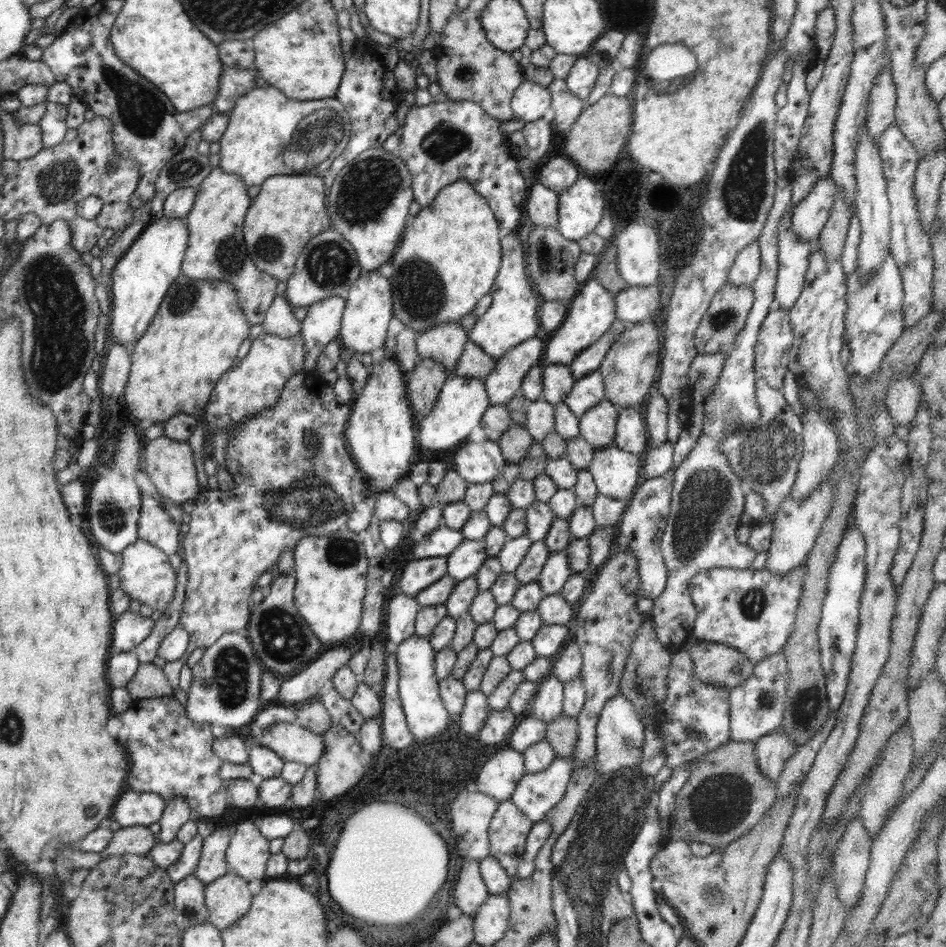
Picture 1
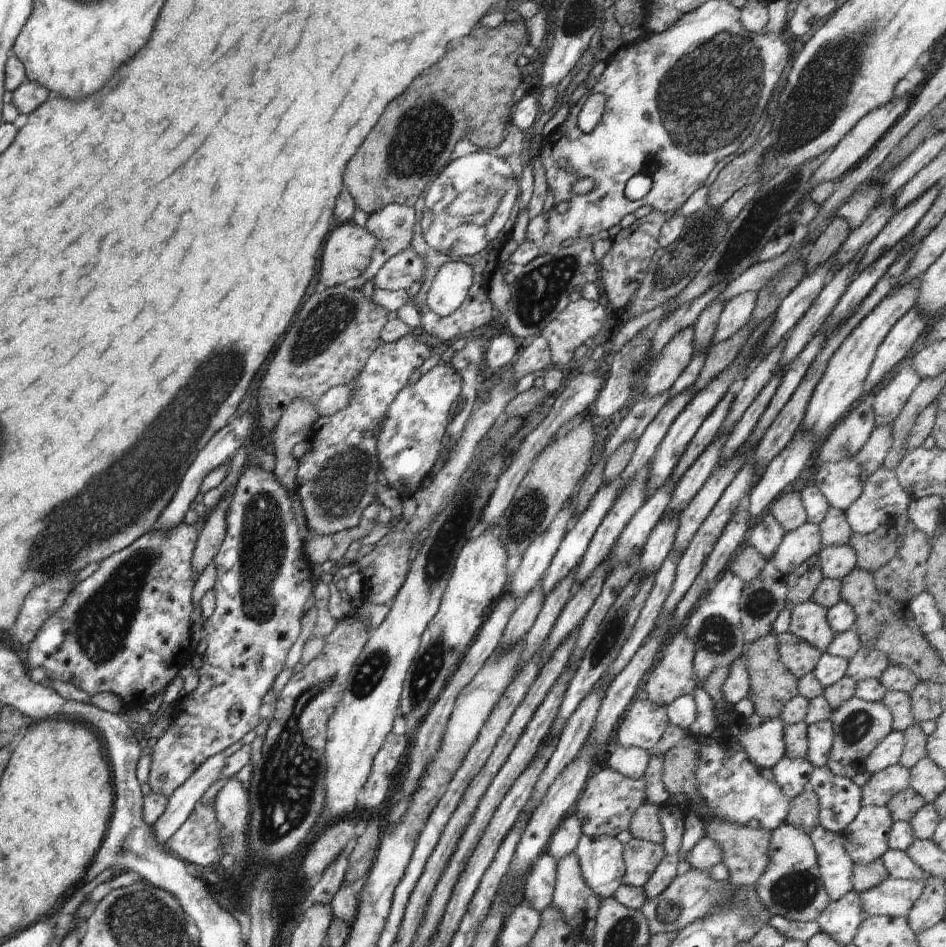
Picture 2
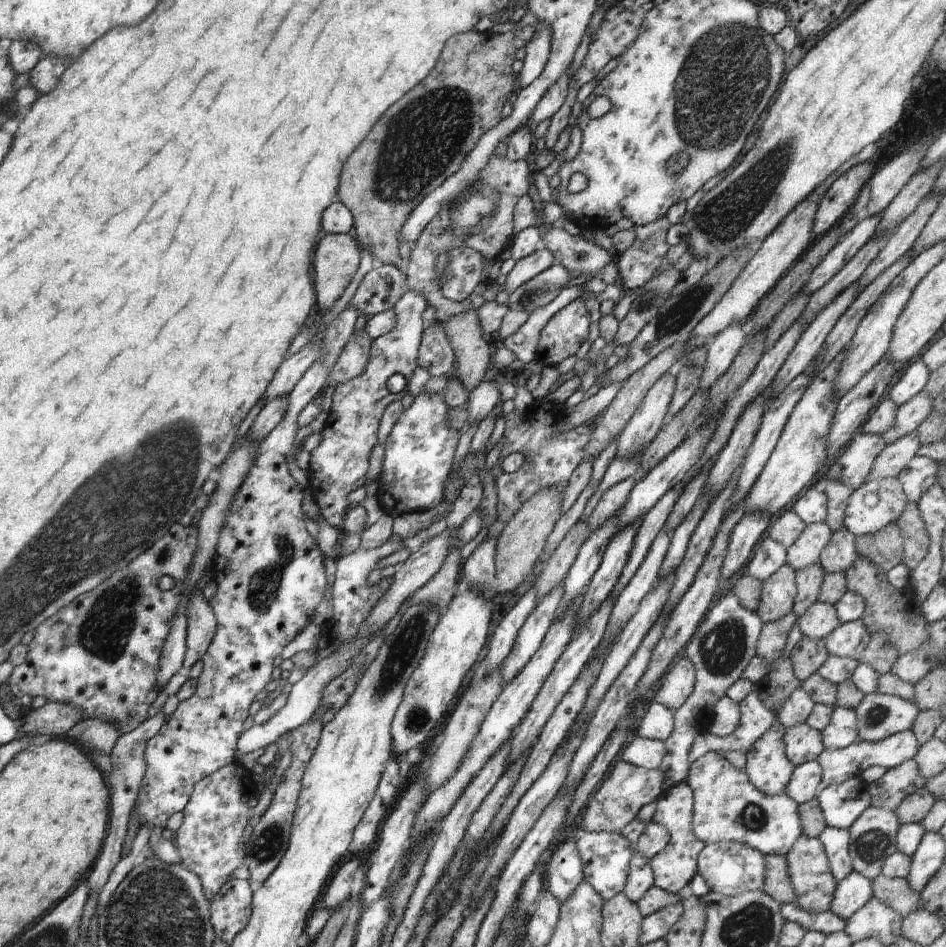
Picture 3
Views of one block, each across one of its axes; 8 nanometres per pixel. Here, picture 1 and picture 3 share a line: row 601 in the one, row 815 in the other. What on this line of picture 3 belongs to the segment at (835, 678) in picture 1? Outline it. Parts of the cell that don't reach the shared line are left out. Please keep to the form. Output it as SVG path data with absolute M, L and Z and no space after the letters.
M862 777L835 784L830 783L816 798L827 827L849 830L871 807L869 784Z

